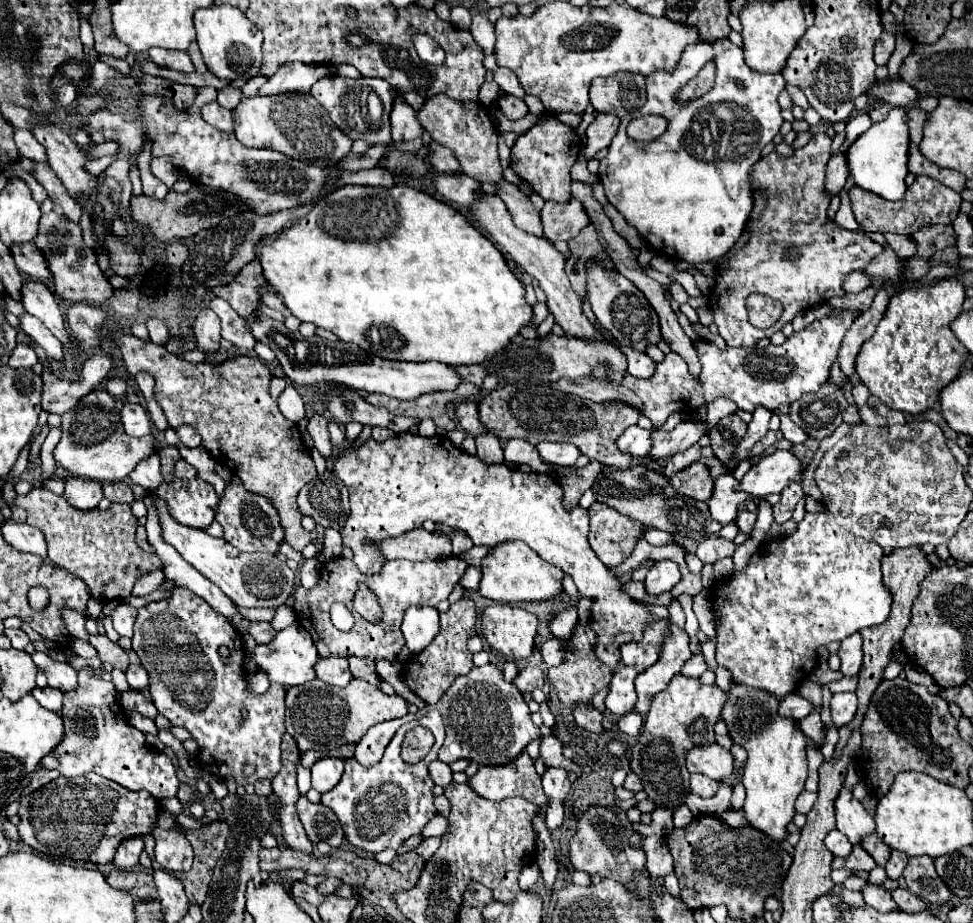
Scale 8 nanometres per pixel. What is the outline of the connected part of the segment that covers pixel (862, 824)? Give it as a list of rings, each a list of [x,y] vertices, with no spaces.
[[[851,765],[849,771],[847,771],[847,779],[843,783],[843,789],[841,789],[841,793],[839,793],[837,801],[835,801],[837,829],[843,835],[847,835],[851,845],[859,845],[863,837],[867,837],[867,835],[871,835],[875,831],[873,817],[851,795],[851,789],[853,789],[853,785],[859,783],[859,779],[861,779],[859,769],[855,765]]]

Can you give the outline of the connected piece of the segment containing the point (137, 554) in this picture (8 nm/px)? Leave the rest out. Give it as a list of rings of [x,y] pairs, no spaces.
[[[35,487],[27,495],[17,495],[7,505],[21,505],[27,511],[27,523],[41,529],[45,535],[47,557],[55,565],[79,575],[87,583],[91,595],[99,601],[129,597],[139,575],[161,569],[157,555],[141,551],[135,543],[137,517],[131,513],[129,503],[111,503],[107,511],[81,511],[51,491]]]

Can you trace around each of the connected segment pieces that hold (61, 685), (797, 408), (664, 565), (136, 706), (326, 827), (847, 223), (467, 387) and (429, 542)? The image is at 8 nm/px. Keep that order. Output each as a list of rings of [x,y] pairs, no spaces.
[[[33,653],[31,657],[35,665],[47,673],[47,681],[51,687],[61,691],[73,691],[77,687],[77,671],[69,663],[55,661],[47,653]]]
[[[825,383],[817,393],[797,399],[797,403],[791,405],[789,419],[797,423],[811,439],[821,441],[843,423],[841,413],[845,407],[847,401],[843,391],[831,383]]]
[[[665,559],[665,561],[653,563],[653,567],[649,569],[643,585],[645,585],[645,591],[649,595],[661,595],[661,593],[671,591],[671,587],[675,583],[679,583],[679,579],[681,579],[679,567],[673,561]]]
[[[127,689],[127,691],[117,693],[117,701],[121,703],[121,707],[125,711],[137,711],[137,713],[151,717],[151,719],[155,719],[155,715],[157,715],[157,707],[151,701],[147,701],[141,695],[141,691],[137,691],[137,689]]]
[[[301,795],[297,801],[297,813],[313,845],[317,845],[319,841],[327,841],[335,849],[341,845],[343,829],[329,807],[325,807],[323,803],[311,803],[305,795]]]
[[[851,176],[847,178],[846,185],[840,193],[840,207],[835,214],[834,221],[839,225],[839,227],[850,230],[857,231],[859,225],[851,211],[850,200],[848,197],[848,191],[855,184],[851,179]]]
[[[459,383],[453,391],[433,391],[411,401],[399,401],[399,399],[391,399],[387,395],[377,395],[377,393],[367,393],[363,399],[375,407],[385,407],[393,415],[433,419],[437,427],[443,427],[445,431],[453,431],[455,423],[447,415],[447,405],[459,399],[469,399],[477,393],[479,393],[479,387],[475,387],[473,383]]]
[[[417,527],[401,537],[387,537],[383,541],[373,541],[373,545],[383,553],[385,559],[441,559],[453,555],[451,541],[445,535],[427,533],[423,527]]]

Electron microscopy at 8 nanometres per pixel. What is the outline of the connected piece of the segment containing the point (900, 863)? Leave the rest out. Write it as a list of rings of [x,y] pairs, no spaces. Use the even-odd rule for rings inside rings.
[[[893,851],[893,853],[891,853],[891,859],[889,859],[889,863],[885,865],[887,877],[889,877],[889,879],[899,879],[899,877],[903,875],[903,869],[905,869],[907,861],[909,861],[909,857],[907,857],[905,853]]]

